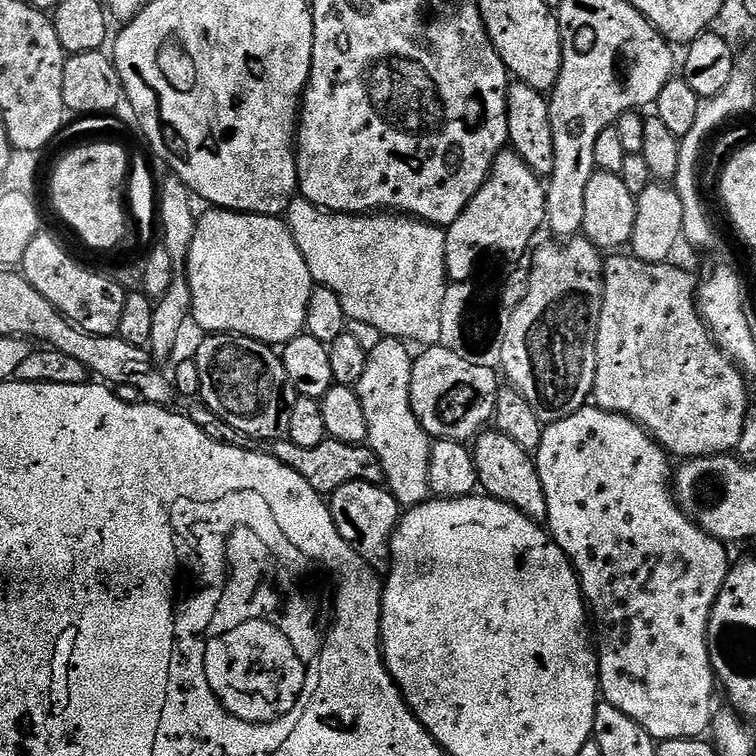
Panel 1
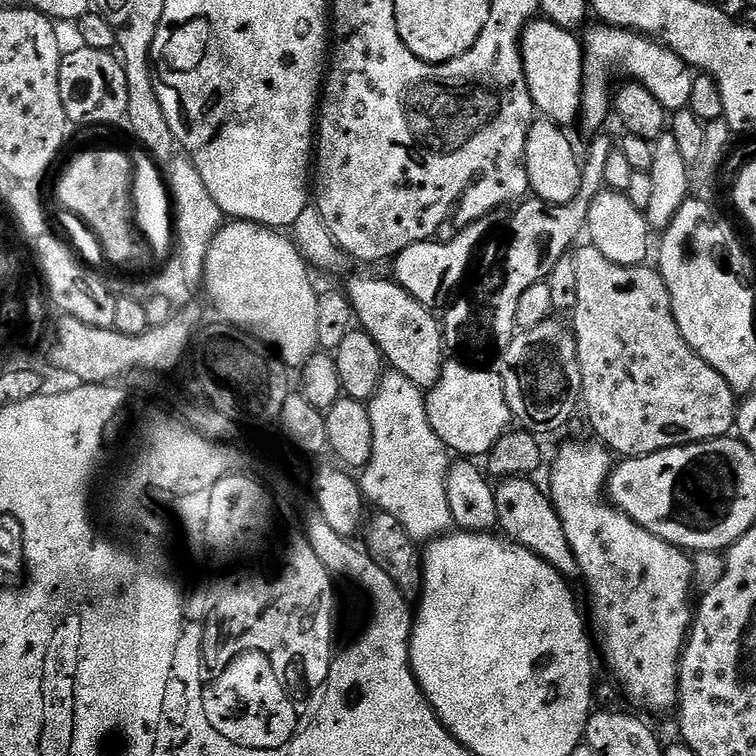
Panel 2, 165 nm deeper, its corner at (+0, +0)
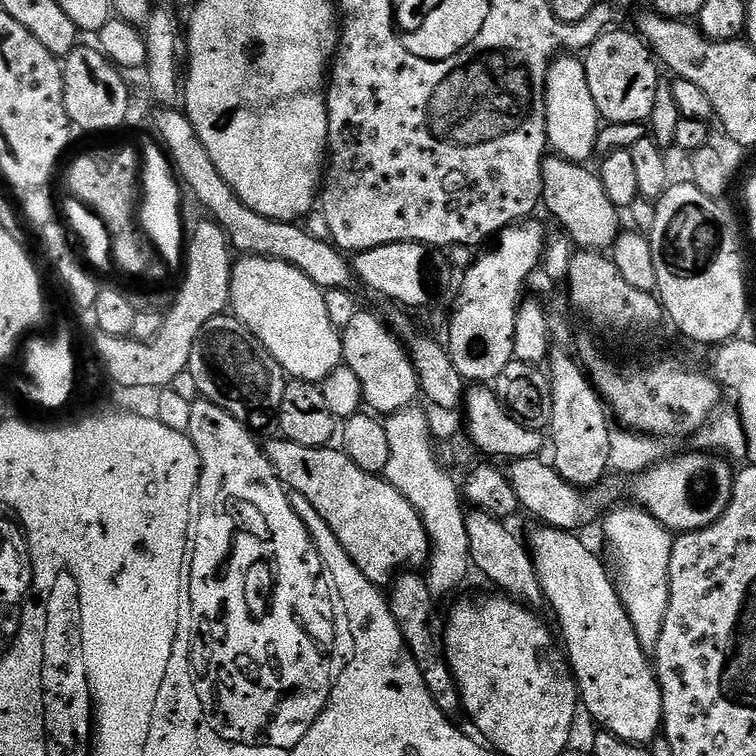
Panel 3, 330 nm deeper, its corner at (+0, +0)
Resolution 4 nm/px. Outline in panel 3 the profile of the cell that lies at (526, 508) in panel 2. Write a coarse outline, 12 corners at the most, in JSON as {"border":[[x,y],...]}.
{"border":[[536,526],[530,555],[583,711],[651,745],[656,669],[613,577]]}

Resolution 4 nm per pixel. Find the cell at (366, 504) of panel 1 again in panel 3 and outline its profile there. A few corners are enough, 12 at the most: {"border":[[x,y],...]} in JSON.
{"border":[[404,574],[392,613],[438,710],[456,718],[460,691],[444,659],[427,579]]}

